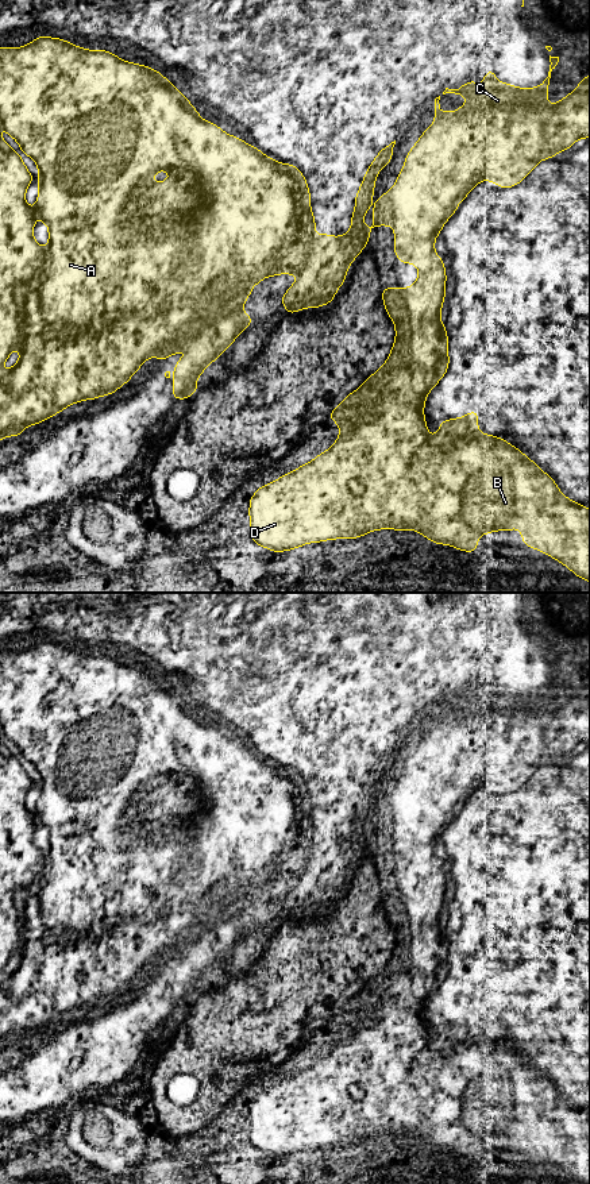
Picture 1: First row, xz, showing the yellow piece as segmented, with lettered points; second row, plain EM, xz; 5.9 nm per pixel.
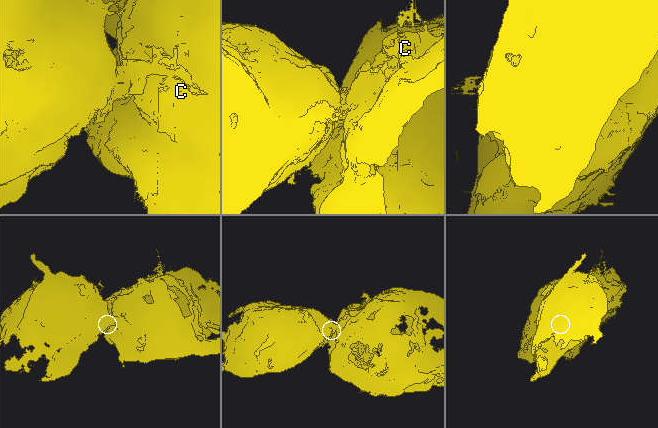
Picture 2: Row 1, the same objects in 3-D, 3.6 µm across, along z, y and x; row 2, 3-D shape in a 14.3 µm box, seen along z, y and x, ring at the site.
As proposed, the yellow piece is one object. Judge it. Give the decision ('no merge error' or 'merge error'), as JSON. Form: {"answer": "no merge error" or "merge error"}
{"answer": "merge error"}

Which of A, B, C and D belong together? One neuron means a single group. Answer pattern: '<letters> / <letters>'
A / B C D

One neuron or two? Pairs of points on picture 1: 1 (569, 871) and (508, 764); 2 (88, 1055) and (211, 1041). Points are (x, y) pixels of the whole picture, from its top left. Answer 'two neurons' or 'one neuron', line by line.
1: one neuron
2: two neurons

